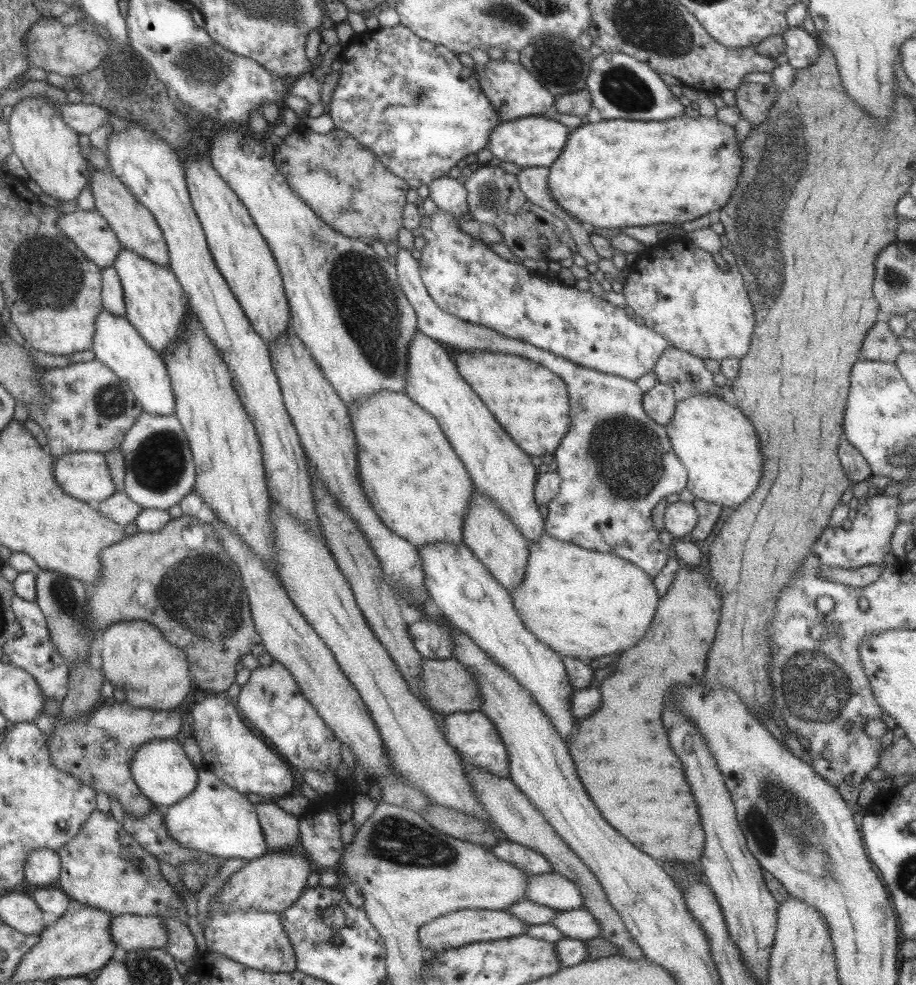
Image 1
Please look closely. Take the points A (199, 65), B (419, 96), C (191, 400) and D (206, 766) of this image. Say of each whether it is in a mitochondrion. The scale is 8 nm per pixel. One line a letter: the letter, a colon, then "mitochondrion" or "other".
A: mitochondrion
B: mitochondrion
C: other
D: other

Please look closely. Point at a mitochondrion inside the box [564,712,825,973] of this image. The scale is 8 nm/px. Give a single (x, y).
(777, 805)

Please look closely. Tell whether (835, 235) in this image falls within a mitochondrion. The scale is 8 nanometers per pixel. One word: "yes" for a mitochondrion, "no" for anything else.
no

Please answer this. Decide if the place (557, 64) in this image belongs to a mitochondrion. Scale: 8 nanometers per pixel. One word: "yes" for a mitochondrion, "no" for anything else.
yes

